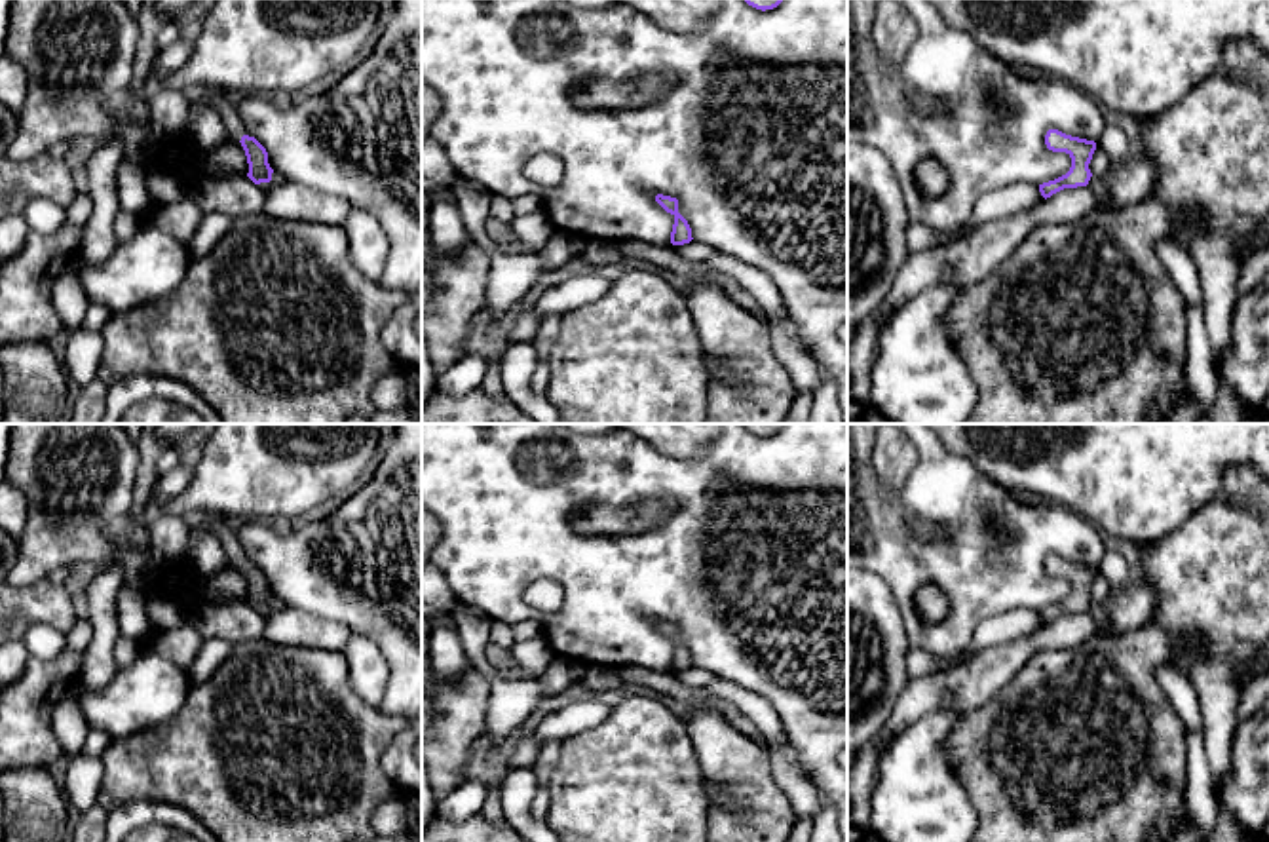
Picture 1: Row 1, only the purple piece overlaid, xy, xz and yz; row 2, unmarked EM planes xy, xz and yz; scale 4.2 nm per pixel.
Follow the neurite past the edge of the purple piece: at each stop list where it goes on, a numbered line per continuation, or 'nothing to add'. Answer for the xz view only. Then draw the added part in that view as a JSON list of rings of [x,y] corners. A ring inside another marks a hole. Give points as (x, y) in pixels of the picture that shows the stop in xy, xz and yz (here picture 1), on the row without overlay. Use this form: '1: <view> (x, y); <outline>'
nothing to add

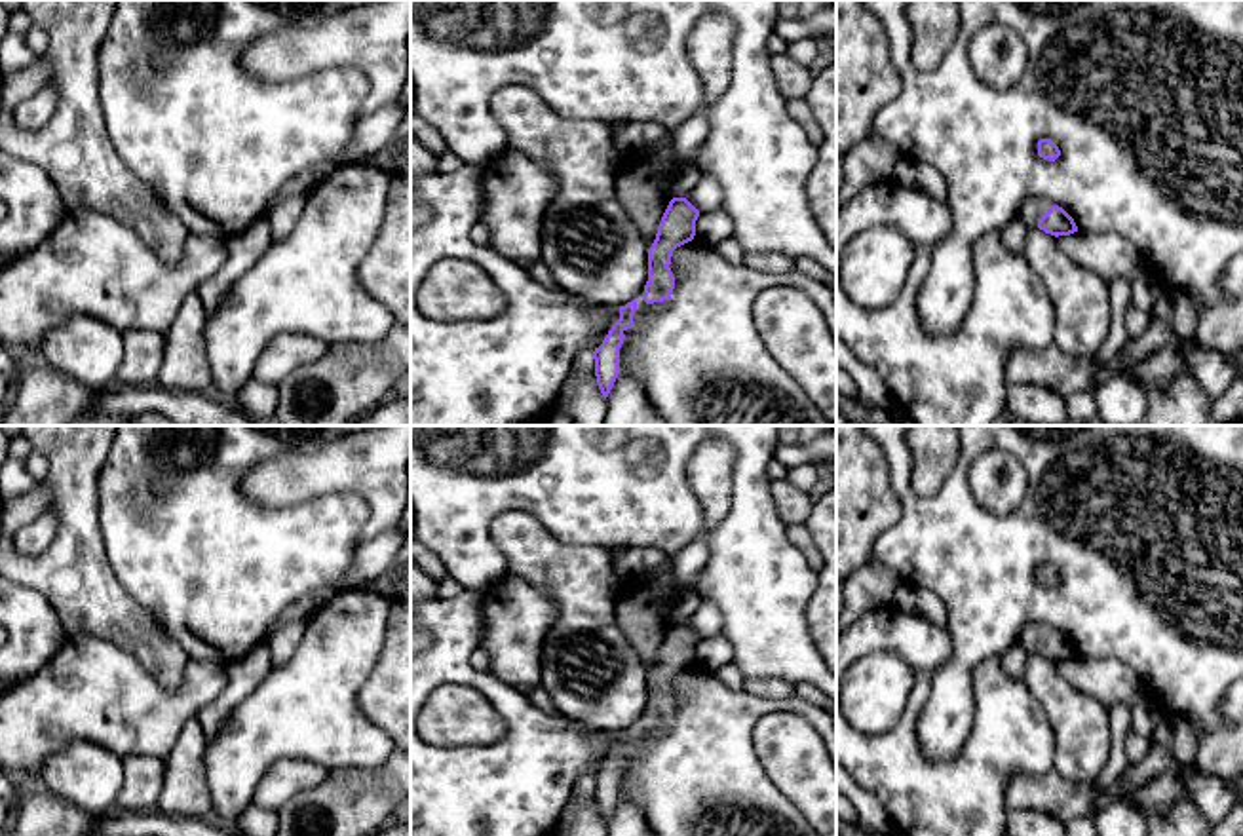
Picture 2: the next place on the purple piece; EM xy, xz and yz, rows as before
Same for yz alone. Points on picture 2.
1: yz (1032, 635); [[[1028,623],[1023,627],[1019,644],[1028,652],[1038,652],[1040,644],[1049,636],[1053,629],[1040,623]]]

